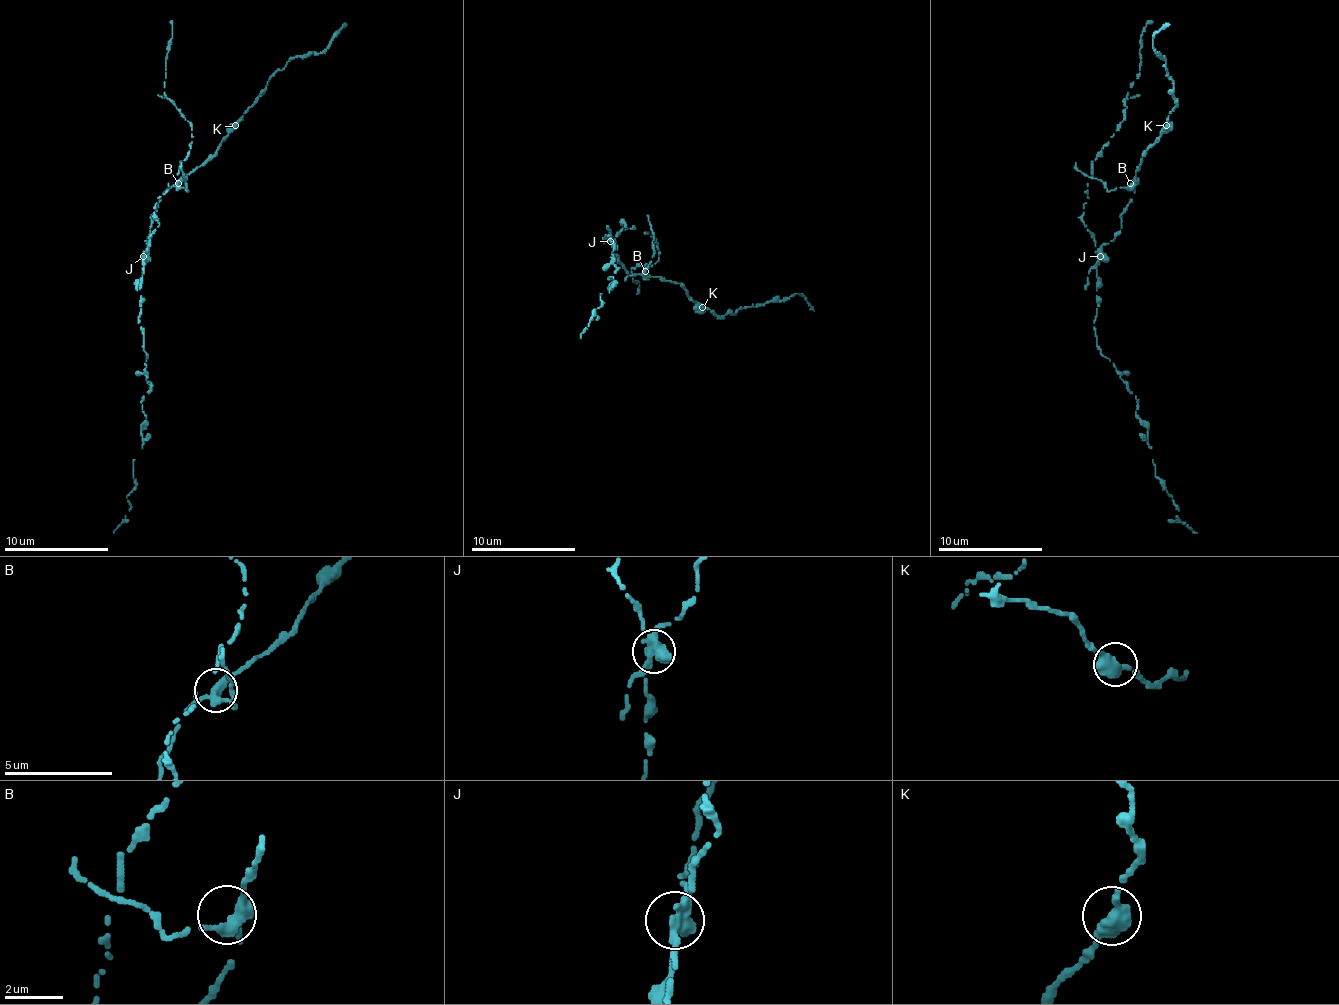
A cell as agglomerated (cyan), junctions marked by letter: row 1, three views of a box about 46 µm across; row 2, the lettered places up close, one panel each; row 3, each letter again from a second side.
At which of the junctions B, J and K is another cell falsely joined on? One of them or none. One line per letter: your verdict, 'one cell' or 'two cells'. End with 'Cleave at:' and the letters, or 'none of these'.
B: one cell
J: two cells
K: one cell
Cleave at: J

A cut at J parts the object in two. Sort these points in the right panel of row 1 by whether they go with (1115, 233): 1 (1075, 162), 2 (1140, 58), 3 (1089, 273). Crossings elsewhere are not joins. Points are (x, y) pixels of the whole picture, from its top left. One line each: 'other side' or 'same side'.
1: same side
2: other side
3: same side

